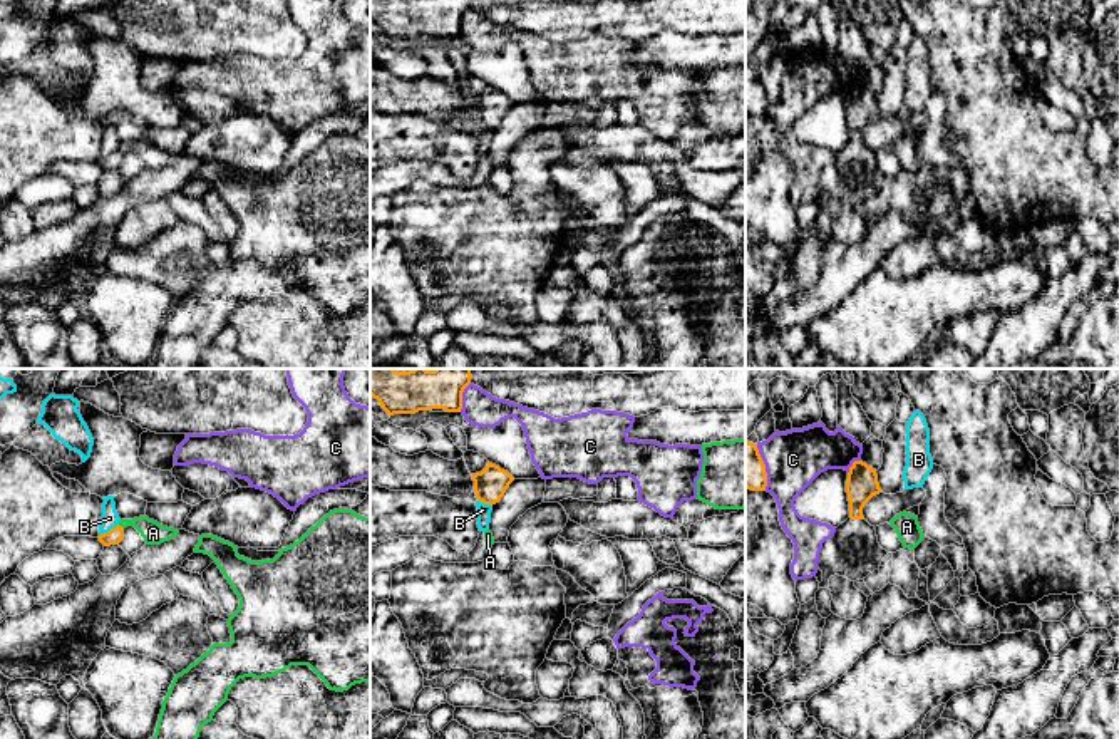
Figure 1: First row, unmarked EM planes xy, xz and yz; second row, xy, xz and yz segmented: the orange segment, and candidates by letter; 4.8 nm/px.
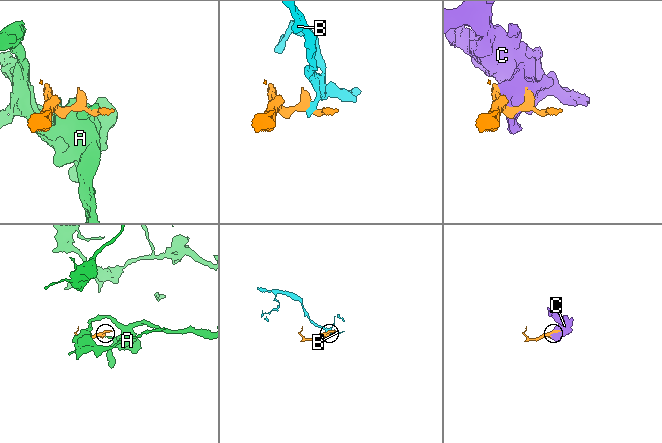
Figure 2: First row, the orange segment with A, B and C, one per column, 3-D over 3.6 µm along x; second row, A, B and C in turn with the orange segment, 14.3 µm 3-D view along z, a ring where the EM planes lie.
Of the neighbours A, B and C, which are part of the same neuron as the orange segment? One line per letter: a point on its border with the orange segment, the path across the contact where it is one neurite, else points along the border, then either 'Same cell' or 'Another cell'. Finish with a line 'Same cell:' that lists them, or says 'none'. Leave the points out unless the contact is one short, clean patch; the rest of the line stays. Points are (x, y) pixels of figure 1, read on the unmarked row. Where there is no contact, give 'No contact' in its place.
A: Touches orange at xy (121, 151). Boundary: xy (118, 149), (123, 153). Another cell
B: Touches orange at xy (109, 156). Boundary: xy (118, 148), (99, 160). Another cell
C: Touches orange at xz (461, 22). Another cell
Same cell: none

